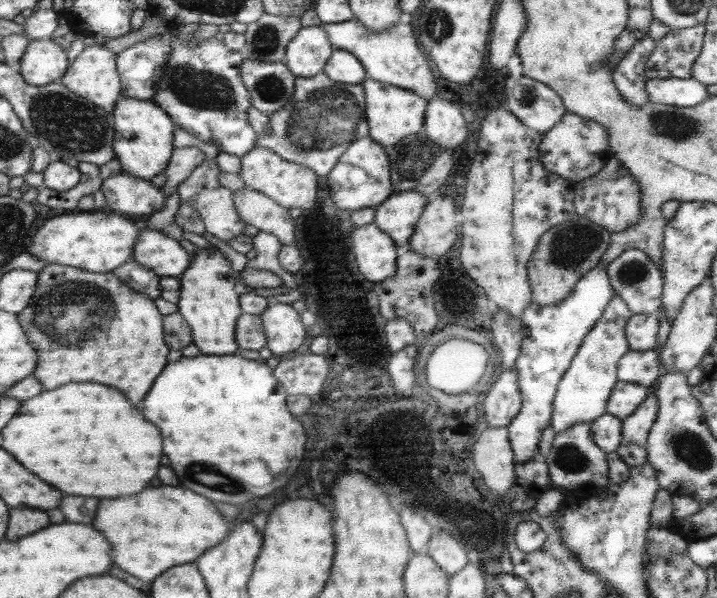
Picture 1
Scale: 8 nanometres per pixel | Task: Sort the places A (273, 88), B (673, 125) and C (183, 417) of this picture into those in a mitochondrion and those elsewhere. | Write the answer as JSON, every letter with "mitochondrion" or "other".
{"A":"mitochondrion","B":"mitochondrion","C":"other"}

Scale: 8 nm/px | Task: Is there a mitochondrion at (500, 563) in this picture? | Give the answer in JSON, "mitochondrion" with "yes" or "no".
{"mitochondrion":"no"}

